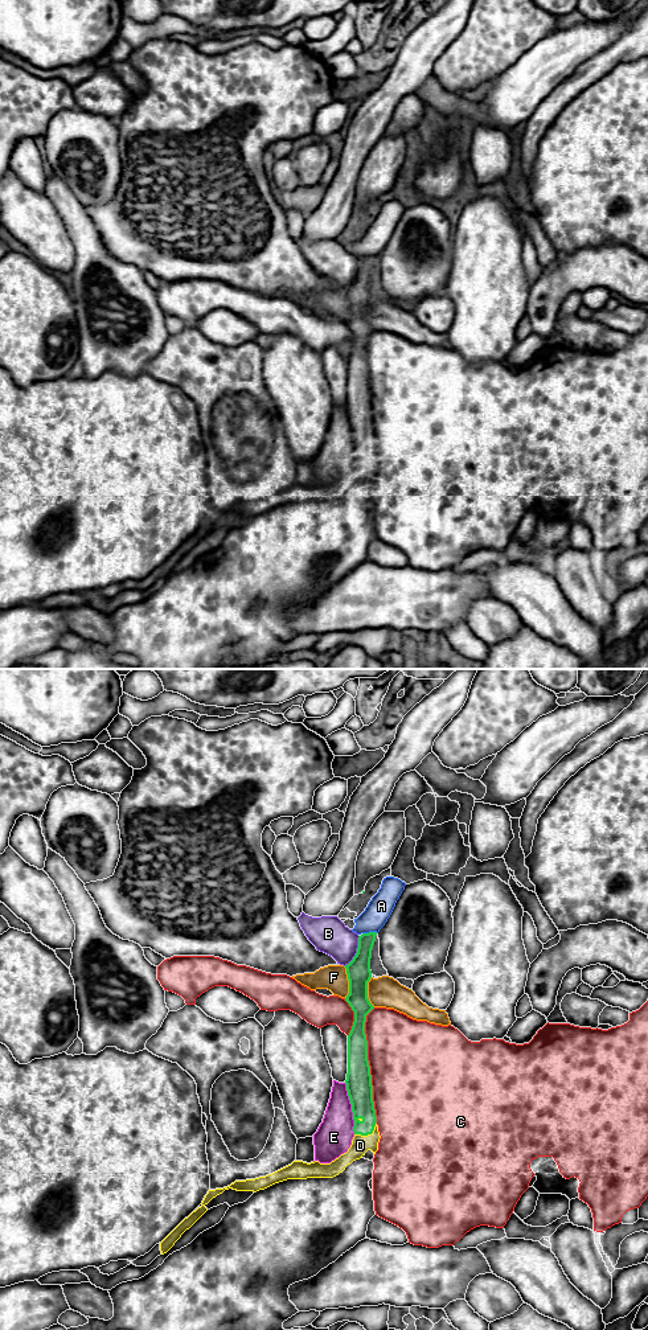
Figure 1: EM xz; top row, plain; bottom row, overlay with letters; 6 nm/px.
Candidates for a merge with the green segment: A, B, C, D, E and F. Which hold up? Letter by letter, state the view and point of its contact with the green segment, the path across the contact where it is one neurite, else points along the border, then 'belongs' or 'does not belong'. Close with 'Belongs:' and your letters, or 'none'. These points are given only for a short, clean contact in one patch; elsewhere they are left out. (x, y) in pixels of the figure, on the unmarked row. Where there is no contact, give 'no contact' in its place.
A: contact xz (369, 255); border xz (377, 255), (363, 257); does not belong
B: contact xz (357, 275); border xz (360, 259), (356, 278), (344, 288); does not belong
C: contact xz (369, 389); does not belong
D: contact xz (368, 456); does not belong
E: contact xz (352, 431); does not belong
F: contact xz (349, 306); border xz (344, 290), (348, 298), (348, 317), (345, 321); does not belong
Belongs: none

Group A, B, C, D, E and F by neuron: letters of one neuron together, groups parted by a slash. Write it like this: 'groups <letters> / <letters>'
groups A / B / C / D E / F

